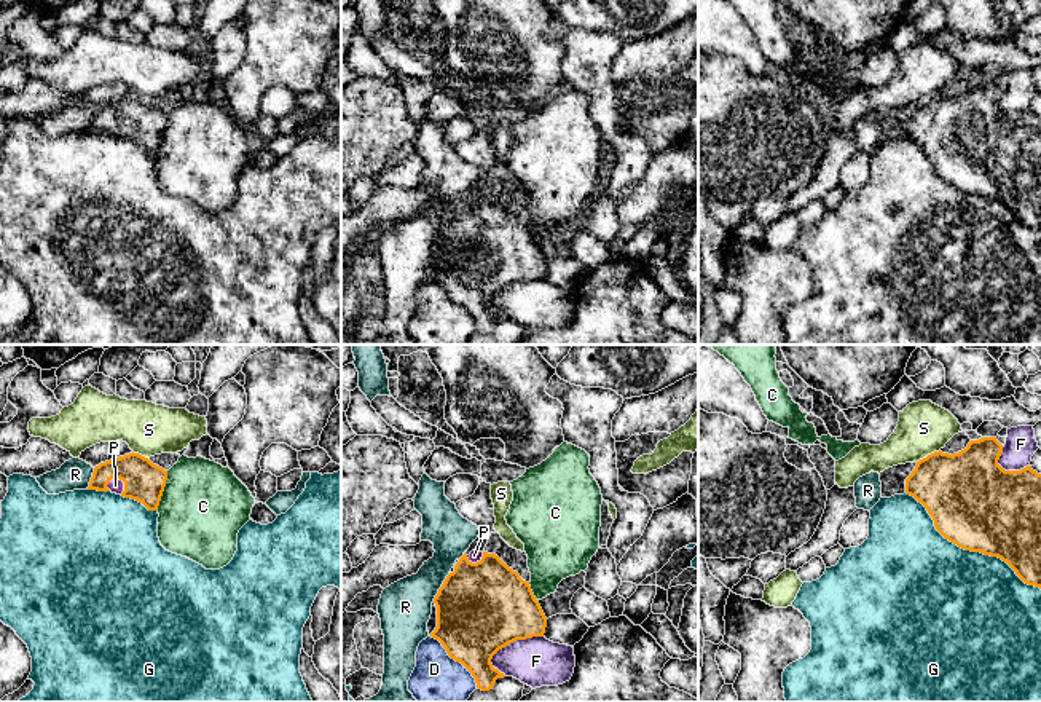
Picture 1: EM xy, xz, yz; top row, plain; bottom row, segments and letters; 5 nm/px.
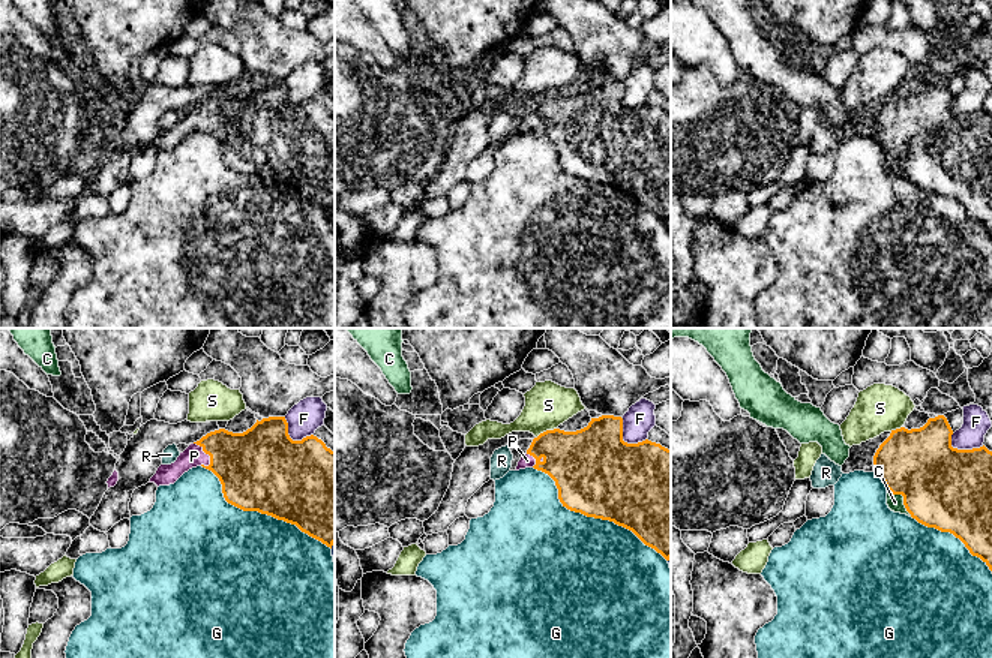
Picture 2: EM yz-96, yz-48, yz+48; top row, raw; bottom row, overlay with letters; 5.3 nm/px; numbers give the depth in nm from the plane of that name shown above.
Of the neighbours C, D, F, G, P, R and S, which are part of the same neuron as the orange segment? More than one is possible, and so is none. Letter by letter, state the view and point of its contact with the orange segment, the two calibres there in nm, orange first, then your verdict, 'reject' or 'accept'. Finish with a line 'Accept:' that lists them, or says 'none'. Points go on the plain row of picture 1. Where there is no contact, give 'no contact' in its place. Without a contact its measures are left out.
C: xy (163, 133) | 200/440 nm | reject
D: xz (456, 303) | 400/280 nm | reject
F: xz (512, 284) | 460/240 nm | reject
G: yz (968, 192) | 460/480 nm | reject
P: xy (113, 120) | 200/80 nm | accept
R: xz (440, 230) | 460/260 nm | reject
S: yz (928, 98) | 400/260 nm | reject
Accept: P

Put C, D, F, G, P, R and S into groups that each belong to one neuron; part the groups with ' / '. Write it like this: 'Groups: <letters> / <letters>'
Groups: C / D / F / G / P / R / S

